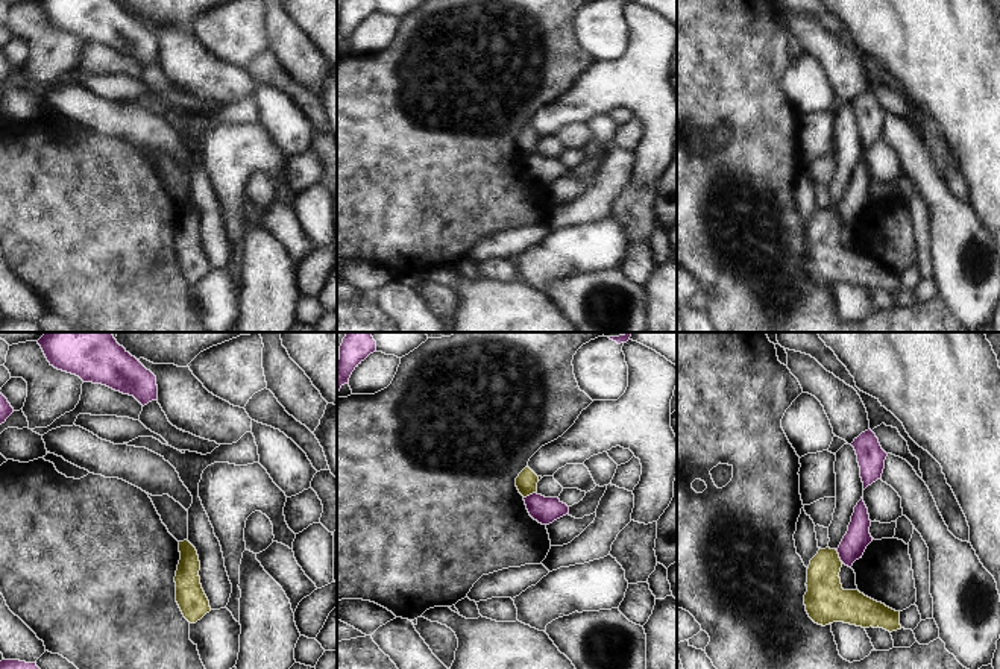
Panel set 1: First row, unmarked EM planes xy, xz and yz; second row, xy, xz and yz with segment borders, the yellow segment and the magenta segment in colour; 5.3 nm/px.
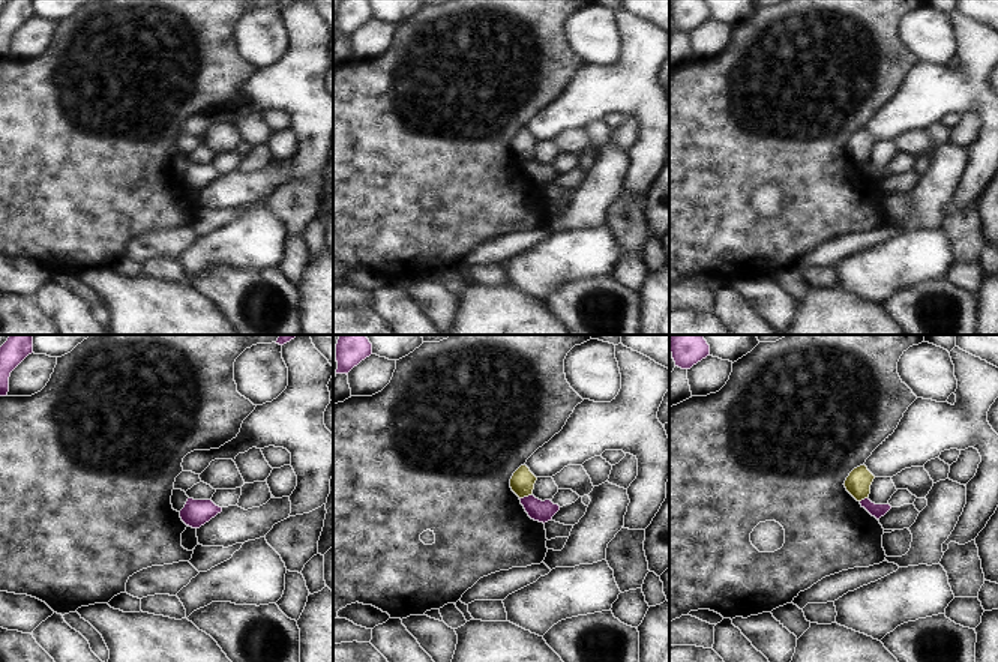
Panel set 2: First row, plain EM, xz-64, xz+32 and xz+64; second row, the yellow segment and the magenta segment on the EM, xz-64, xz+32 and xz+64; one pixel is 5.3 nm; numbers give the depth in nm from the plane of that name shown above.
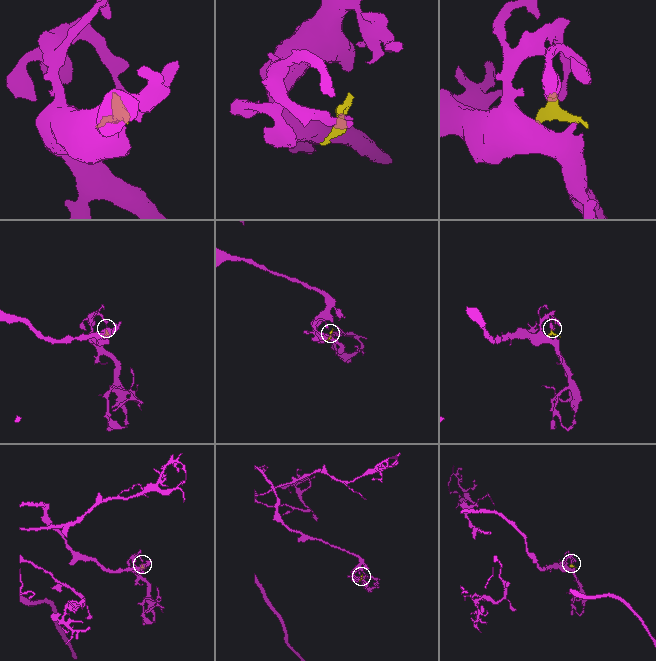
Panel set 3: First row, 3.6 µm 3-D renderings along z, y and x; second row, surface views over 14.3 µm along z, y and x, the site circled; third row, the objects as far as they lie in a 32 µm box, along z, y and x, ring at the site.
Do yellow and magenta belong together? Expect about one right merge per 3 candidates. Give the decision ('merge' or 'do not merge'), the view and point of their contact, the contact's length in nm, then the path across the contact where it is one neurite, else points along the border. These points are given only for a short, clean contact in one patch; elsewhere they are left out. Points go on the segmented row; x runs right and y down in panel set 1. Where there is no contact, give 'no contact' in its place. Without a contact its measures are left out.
do not merge | xz (528, 495) | 70 nm | along xz (534, 492), (524, 498)

